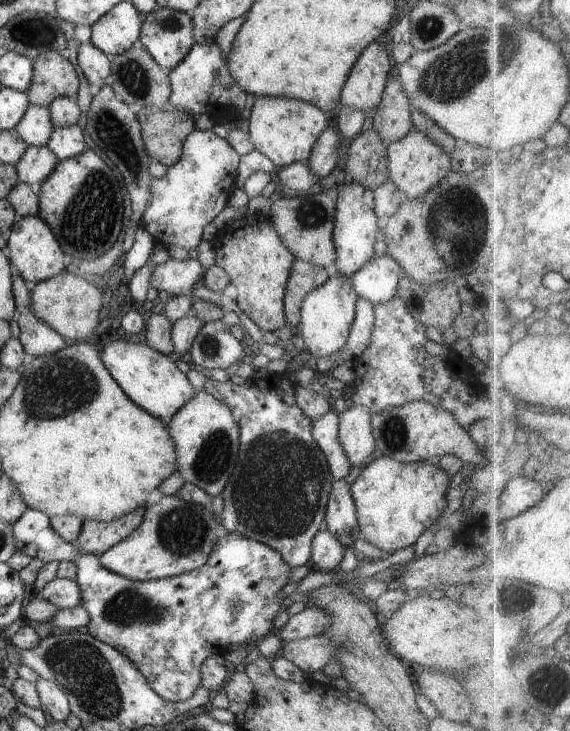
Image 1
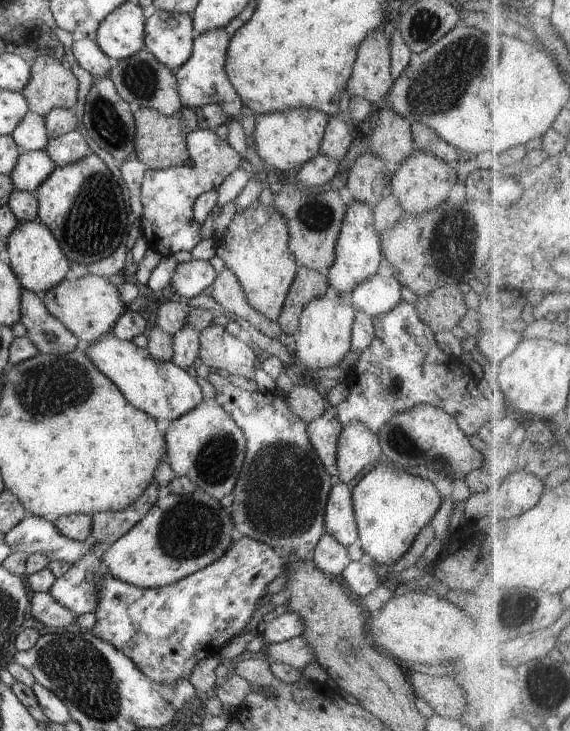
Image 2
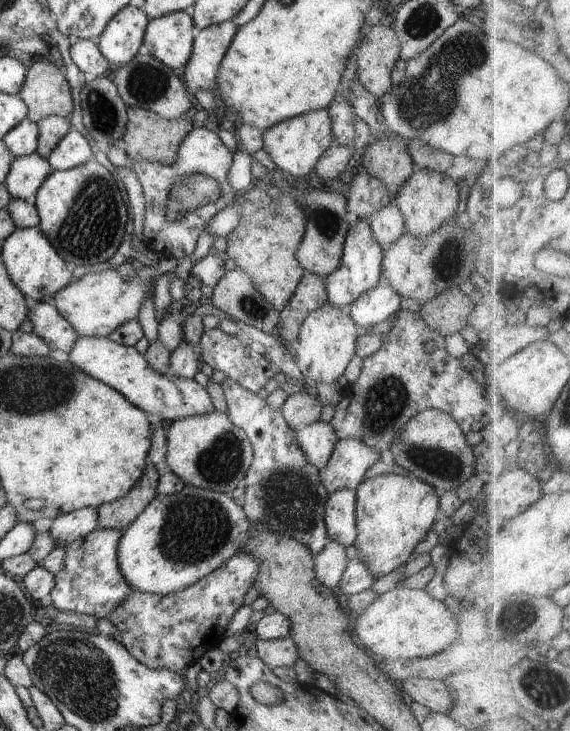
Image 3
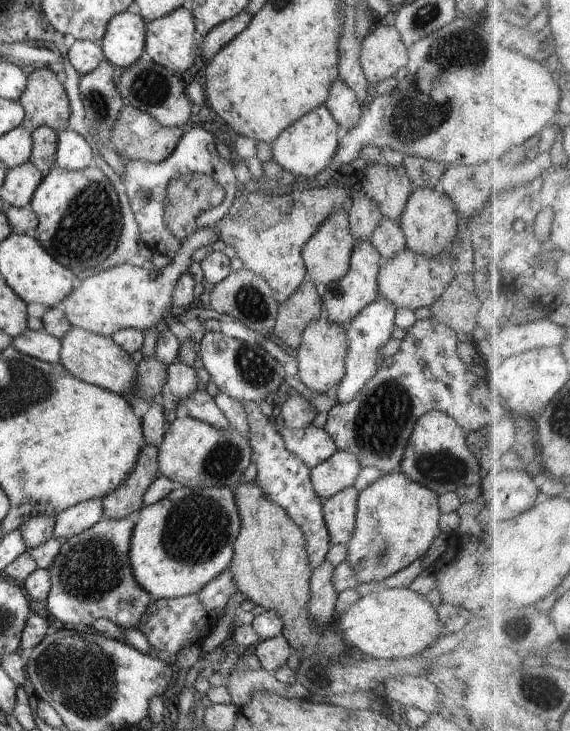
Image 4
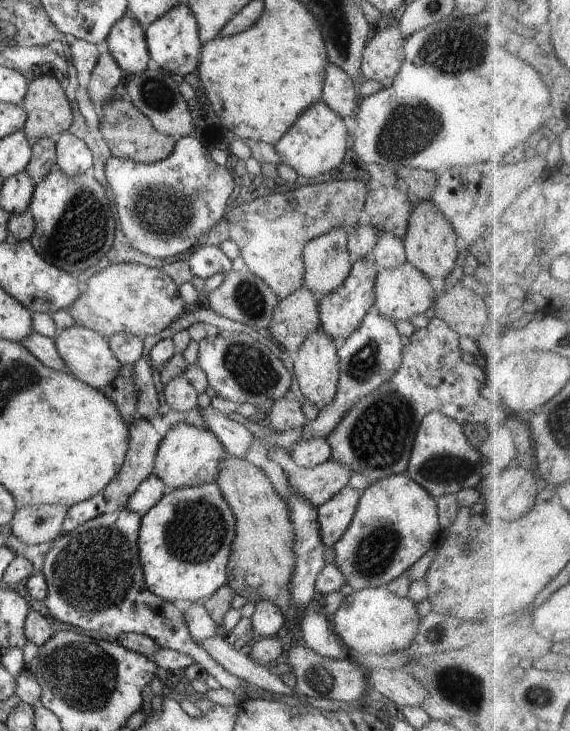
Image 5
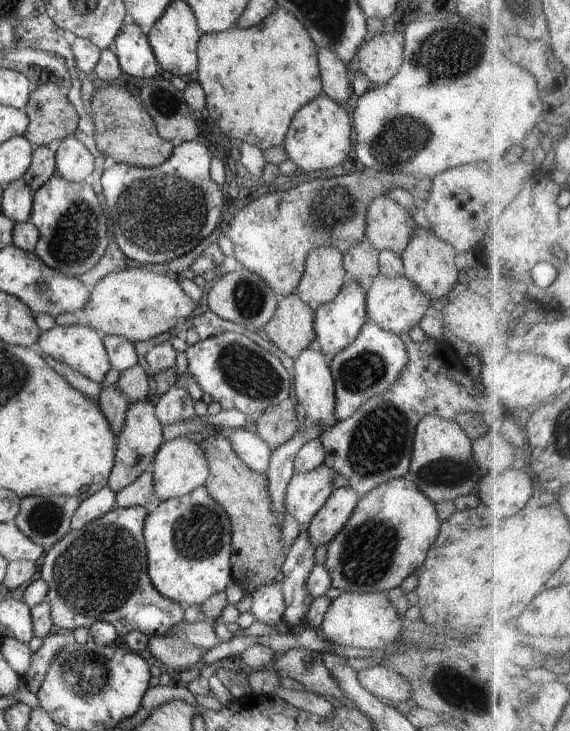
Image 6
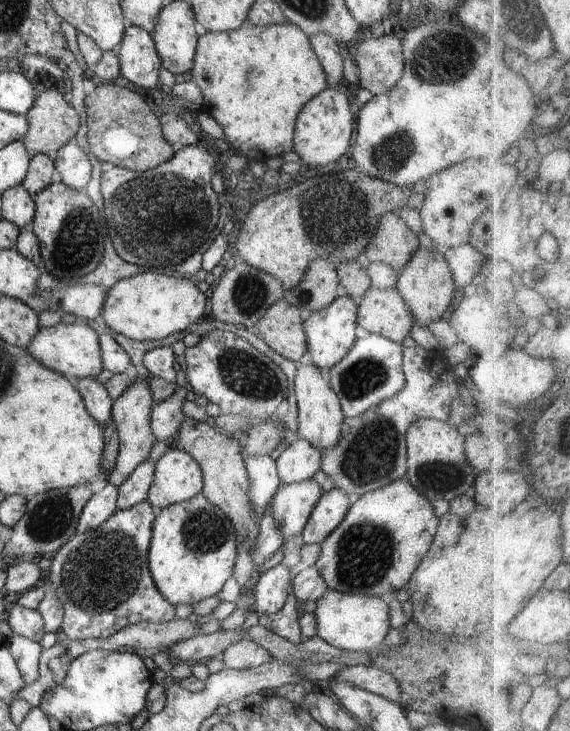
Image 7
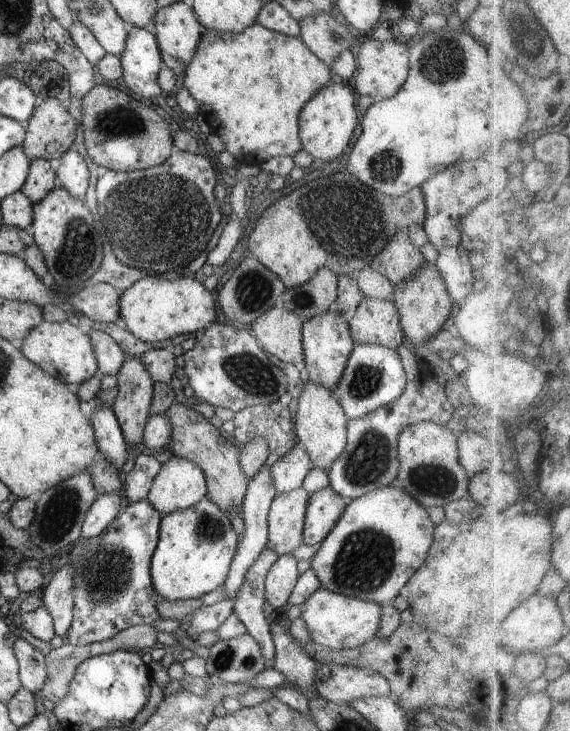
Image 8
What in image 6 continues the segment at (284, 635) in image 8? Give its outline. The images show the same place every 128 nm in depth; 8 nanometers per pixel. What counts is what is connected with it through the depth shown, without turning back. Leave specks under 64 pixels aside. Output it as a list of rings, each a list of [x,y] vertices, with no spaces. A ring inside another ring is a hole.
[[[306,526],[302,528],[303,532],[290,546],[285,562],[280,568],[281,575],[278,586],[285,603],[283,620],[289,626],[297,625],[305,619],[306,612],[314,600],[307,590],[307,579],[316,565],[314,563],[316,547],[307,538]]]

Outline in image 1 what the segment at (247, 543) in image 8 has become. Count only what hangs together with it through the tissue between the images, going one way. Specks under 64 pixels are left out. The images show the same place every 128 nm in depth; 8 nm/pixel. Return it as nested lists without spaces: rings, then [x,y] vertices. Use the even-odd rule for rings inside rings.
[[[118,337],[118,340],[108,342],[100,350],[100,358],[126,396],[158,420],[172,418],[174,413],[197,393],[192,388],[188,377],[178,369],[175,362],[172,362],[167,355],[150,348],[148,344],[125,342]]]

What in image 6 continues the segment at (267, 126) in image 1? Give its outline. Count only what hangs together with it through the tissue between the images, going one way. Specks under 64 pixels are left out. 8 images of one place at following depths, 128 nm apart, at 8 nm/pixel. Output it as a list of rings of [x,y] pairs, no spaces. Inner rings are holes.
[[[321,94],[314,101],[300,108],[291,121],[291,128],[282,144],[288,159],[304,172],[322,168],[332,168],[346,159],[352,150],[351,116],[344,106],[332,101],[326,94]]]

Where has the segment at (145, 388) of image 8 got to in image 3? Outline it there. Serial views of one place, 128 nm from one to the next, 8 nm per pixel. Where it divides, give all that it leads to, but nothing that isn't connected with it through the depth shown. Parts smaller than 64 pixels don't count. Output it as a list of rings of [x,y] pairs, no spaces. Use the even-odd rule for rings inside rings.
[[[147,466],[138,484],[127,492],[126,496],[99,506],[97,508],[98,529],[124,530],[129,527],[142,514],[146,505],[156,498],[158,479],[158,470],[154,466]]]

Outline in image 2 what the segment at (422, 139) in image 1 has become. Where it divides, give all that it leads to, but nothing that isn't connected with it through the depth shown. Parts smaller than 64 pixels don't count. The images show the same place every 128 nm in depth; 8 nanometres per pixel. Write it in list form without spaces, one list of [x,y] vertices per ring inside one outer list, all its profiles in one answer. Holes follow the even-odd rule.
[[[415,147],[410,156],[406,156],[406,160],[402,160],[402,164],[395,167],[390,184],[394,196],[407,214],[424,214],[444,203],[455,183],[459,181],[461,179],[453,164],[440,160],[432,152],[424,152],[422,148]]]

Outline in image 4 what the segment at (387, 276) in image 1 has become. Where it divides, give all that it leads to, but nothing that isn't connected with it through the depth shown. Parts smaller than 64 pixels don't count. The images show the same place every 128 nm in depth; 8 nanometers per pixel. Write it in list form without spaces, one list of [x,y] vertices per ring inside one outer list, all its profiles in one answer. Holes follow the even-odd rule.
[[[380,295],[374,302],[366,304],[358,312],[358,316],[354,316],[354,320],[348,324],[346,329],[346,336],[348,336],[348,350],[346,350],[345,362],[346,374],[331,393],[336,397],[338,403],[350,402],[362,390],[364,384],[374,376],[374,372],[378,372],[378,364],[382,364],[382,360],[384,360],[384,356],[380,354],[380,348],[392,336],[396,313],[396,306]]]

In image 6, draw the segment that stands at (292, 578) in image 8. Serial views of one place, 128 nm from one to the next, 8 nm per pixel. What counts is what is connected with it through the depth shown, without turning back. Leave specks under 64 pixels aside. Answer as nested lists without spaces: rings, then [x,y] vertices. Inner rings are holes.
[[[279,579],[256,588],[251,593],[252,608],[249,611],[256,621],[269,624],[274,628],[283,620],[285,610],[283,595],[278,584]]]

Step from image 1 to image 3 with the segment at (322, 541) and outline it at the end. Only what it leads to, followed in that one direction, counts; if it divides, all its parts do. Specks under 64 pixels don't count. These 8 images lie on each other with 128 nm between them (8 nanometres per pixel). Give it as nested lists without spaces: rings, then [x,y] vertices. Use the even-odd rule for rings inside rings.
[[[330,540],[322,552],[313,555],[316,578],[324,588],[334,590],[338,586],[348,566],[346,549],[339,542]]]

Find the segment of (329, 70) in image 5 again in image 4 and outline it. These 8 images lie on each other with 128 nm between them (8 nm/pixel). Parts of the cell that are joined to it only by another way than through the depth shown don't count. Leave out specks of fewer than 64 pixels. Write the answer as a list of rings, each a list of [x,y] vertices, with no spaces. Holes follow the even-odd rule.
[[[339,78],[330,86],[330,94],[324,105],[334,117],[340,133],[356,128],[364,111],[356,94]]]

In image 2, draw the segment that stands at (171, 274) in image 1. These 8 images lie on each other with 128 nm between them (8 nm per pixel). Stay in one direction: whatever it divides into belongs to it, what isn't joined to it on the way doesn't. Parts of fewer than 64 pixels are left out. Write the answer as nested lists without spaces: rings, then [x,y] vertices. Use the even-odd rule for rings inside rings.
[[[192,259],[188,262],[178,263],[168,286],[171,286],[184,300],[198,296],[216,280],[216,270],[209,260]]]

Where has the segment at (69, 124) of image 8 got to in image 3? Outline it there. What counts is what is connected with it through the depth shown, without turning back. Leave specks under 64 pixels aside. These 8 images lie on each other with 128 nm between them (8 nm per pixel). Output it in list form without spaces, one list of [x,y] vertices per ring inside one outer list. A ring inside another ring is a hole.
[[[48,60],[38,61],[27,69],[24,84],[17,94],[28,106],[28,120],[38,122],[50,115],[67,118],[72,114],[74,102],[70,86],[61,68]]]

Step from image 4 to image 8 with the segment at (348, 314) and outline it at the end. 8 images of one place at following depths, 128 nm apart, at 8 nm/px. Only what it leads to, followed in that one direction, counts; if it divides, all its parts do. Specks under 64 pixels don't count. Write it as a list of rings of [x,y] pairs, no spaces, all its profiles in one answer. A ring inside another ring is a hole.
[[[334,307],[320,316],[314,316],[305,321],[301,328],[307,376],[309,380],[314,380],[316,384],[322,384],[324,388],[330,388],[332,391],[338,386],[338,380],[342,378],[350,352],[355,346],[355,342],[350,336],[348,323],[346,316]]]

